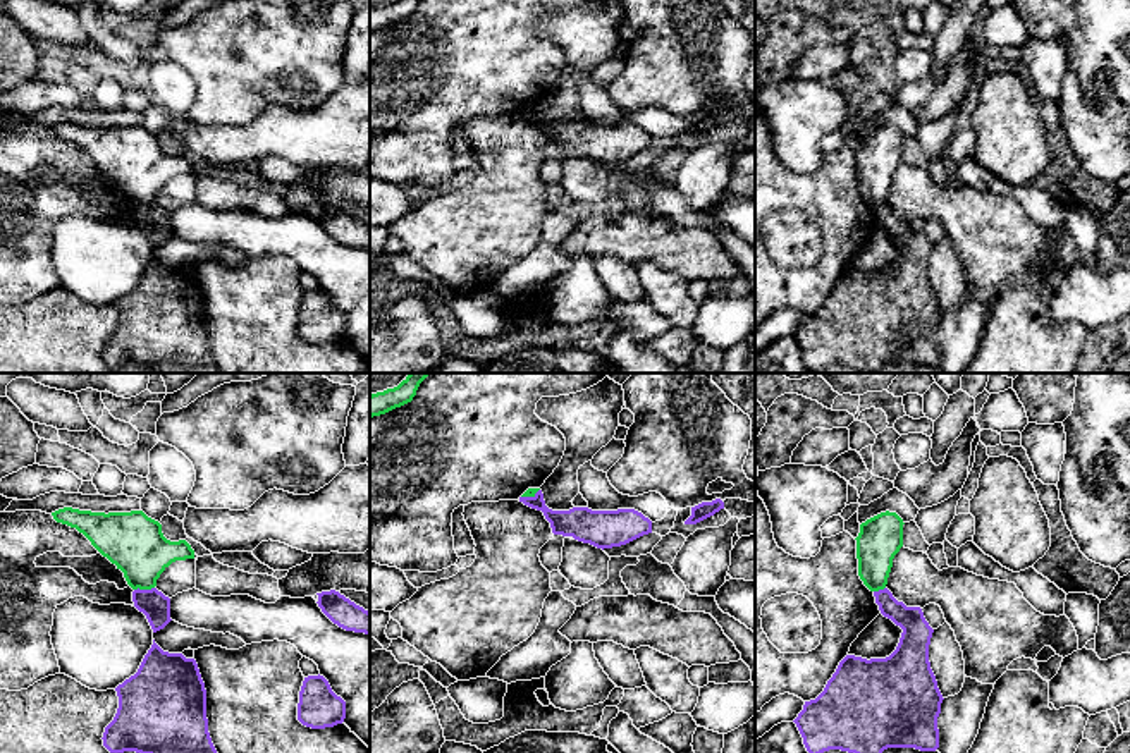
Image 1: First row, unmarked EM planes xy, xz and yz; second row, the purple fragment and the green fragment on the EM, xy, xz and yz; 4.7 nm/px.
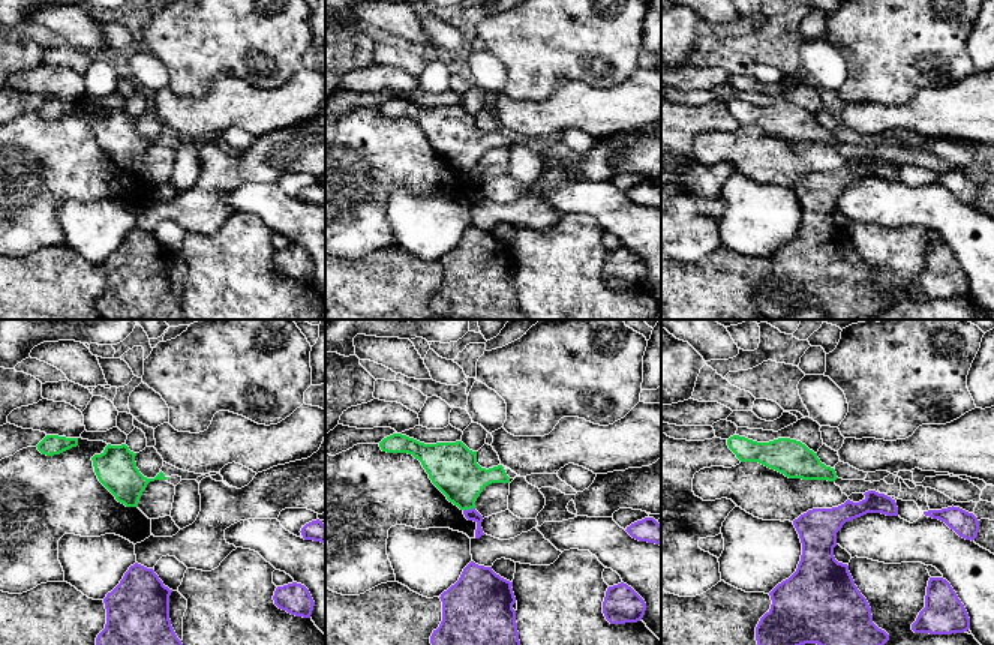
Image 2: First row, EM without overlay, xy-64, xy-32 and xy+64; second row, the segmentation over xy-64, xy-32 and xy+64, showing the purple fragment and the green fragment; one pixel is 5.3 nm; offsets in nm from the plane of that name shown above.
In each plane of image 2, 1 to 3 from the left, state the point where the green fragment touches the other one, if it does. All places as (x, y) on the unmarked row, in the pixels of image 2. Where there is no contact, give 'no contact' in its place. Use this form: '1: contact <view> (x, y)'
1: no contact
2: contact xy-32 (468, 174)
3: no contact

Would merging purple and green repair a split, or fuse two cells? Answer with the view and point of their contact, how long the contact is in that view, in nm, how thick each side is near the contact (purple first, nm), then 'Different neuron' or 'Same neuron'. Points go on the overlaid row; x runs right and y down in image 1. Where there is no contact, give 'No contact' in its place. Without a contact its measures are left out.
Touches purple at xy (143, 590). Shared border 100 nm. Thickness 140 nm (purple) against 280 nm. Different neuron

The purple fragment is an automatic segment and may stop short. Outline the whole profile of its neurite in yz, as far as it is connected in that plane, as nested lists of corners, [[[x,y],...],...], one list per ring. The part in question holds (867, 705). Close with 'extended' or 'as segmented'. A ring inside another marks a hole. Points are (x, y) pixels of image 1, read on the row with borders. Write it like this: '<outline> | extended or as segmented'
[[[884,588],[874,591],[884,617],[903,629],[896,650],[886,658],[862,658],[846,655],[824,691],[810,701],[793,720],[808,753],[841,750],[848,753],[882,753],[887,748],[915,748],[936,751],[939,748],[937,717],[943,695],[929,662],[929,645],[934,629],[920,607],[906,607]]] | as segmented

